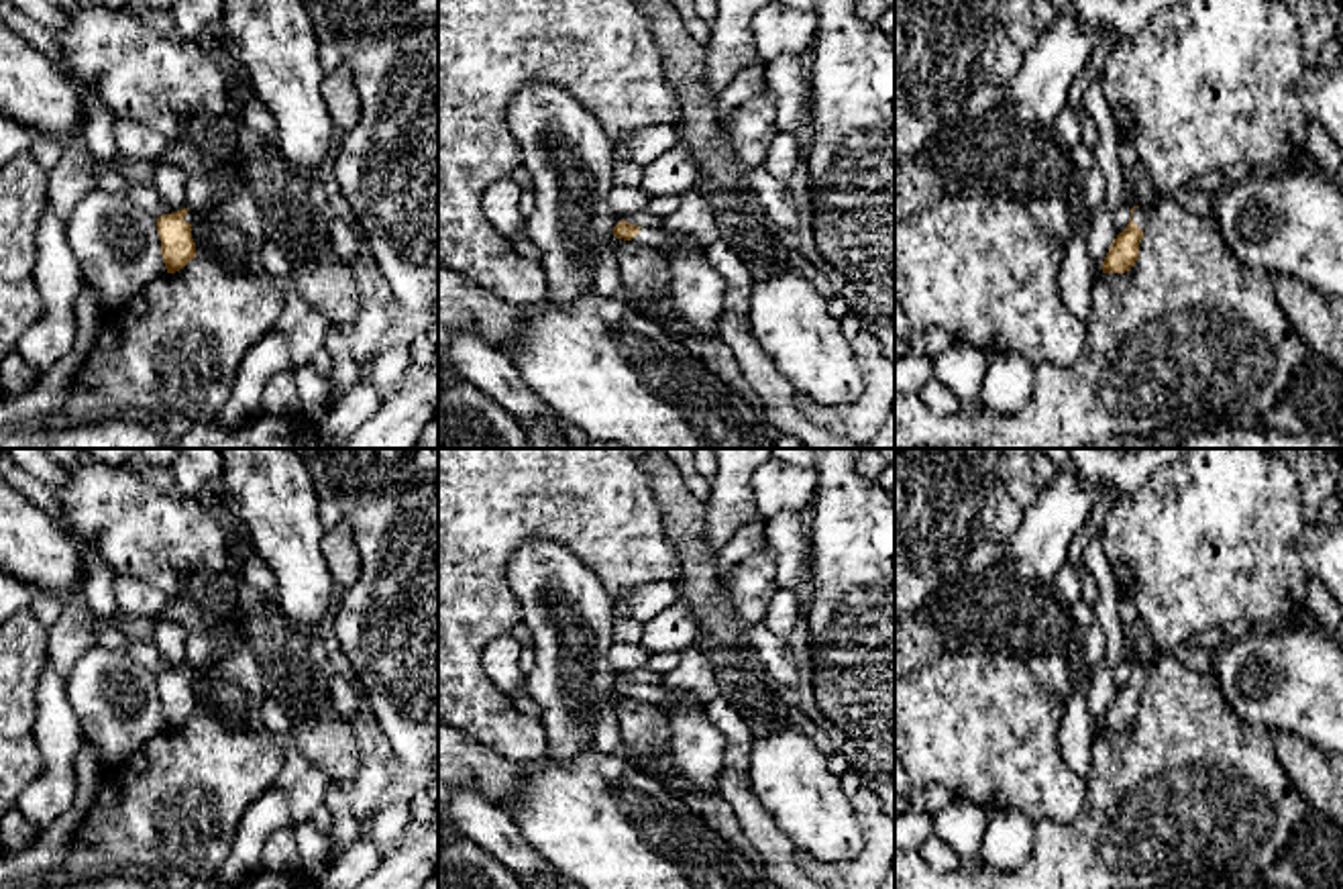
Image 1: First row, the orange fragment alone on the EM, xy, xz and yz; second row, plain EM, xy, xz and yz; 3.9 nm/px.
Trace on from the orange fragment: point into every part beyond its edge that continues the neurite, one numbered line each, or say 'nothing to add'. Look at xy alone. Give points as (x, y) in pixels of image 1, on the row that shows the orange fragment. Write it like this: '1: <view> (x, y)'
1: xy (229, 178)

